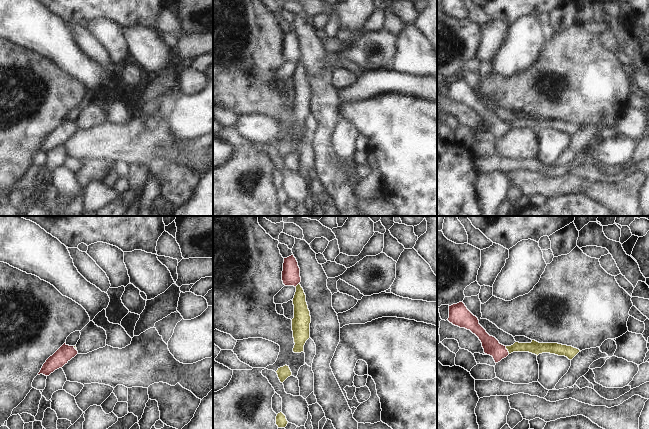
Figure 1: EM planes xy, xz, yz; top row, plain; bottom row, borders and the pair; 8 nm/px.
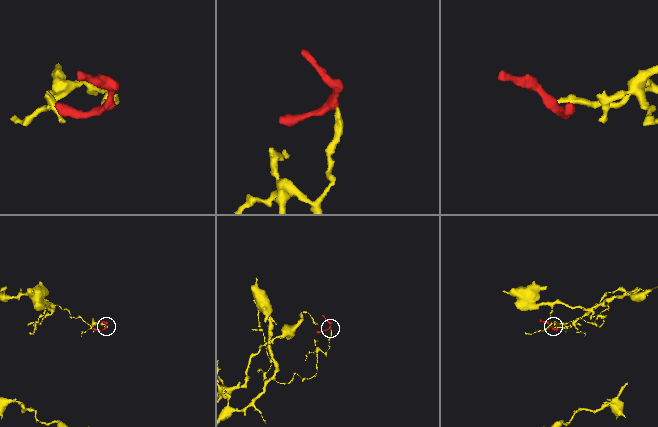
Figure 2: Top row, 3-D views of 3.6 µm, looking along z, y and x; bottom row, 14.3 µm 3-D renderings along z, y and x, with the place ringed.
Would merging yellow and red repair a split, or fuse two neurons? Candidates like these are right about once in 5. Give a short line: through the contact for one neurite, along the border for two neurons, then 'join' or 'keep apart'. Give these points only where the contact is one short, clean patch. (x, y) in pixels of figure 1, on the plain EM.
line yz (534, 123), (507, 125), (495, 125), (491, 122); join

